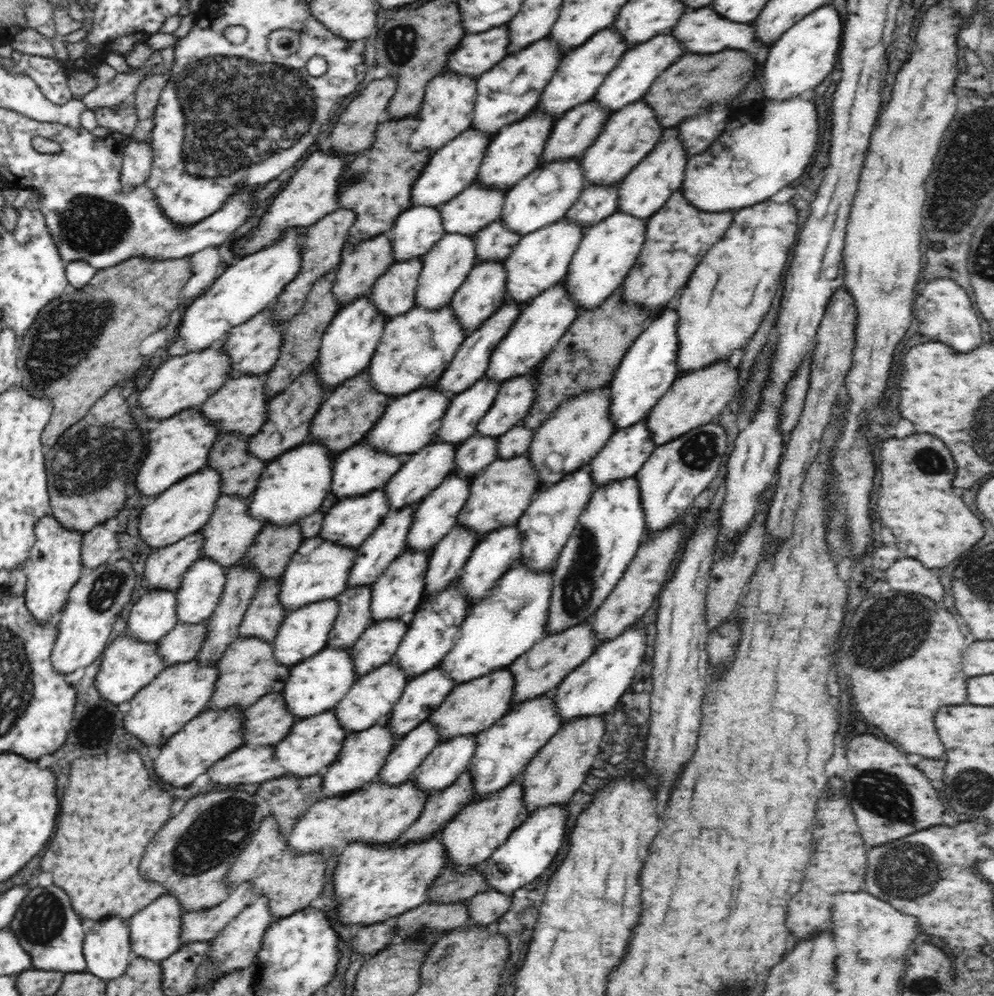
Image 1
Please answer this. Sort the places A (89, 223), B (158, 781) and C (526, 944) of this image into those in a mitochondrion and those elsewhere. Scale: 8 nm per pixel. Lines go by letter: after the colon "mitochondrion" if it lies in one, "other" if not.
A: mitochondrion
B: other
C: other

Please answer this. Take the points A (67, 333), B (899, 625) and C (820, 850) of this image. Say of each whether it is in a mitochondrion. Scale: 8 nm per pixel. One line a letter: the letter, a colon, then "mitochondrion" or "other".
A: mitochondrion
B: mitochondrion
C: other

